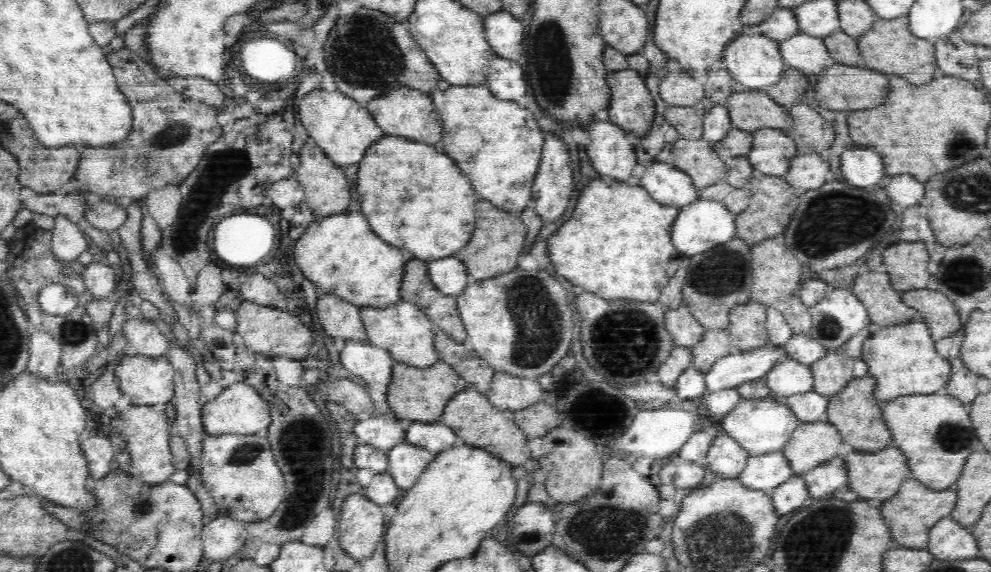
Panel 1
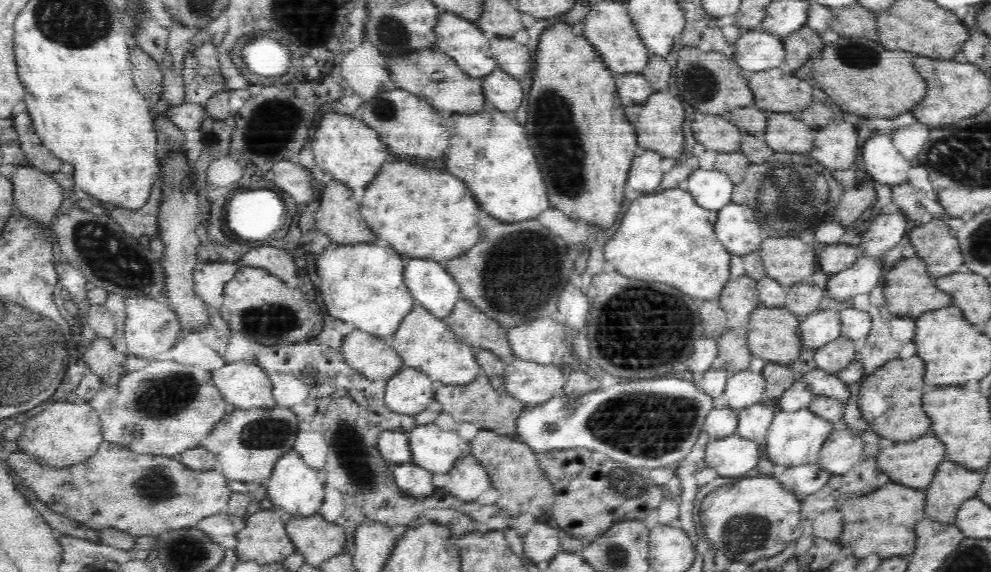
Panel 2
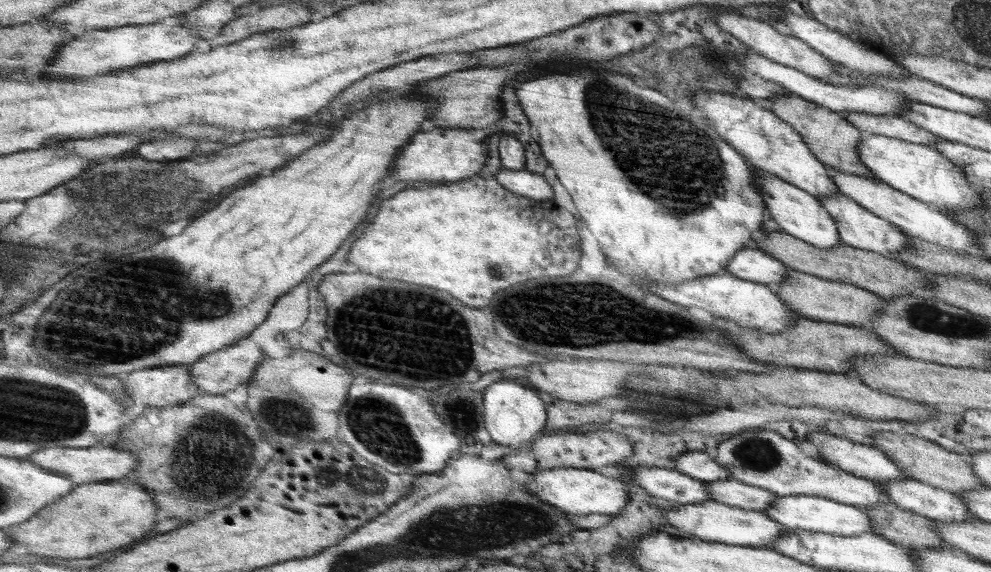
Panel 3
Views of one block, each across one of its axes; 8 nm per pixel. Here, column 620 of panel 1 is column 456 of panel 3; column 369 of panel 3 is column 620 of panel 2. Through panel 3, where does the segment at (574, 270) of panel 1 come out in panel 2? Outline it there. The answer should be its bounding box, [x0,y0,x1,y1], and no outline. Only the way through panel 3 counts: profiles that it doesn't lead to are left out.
[602,187,732,301]

